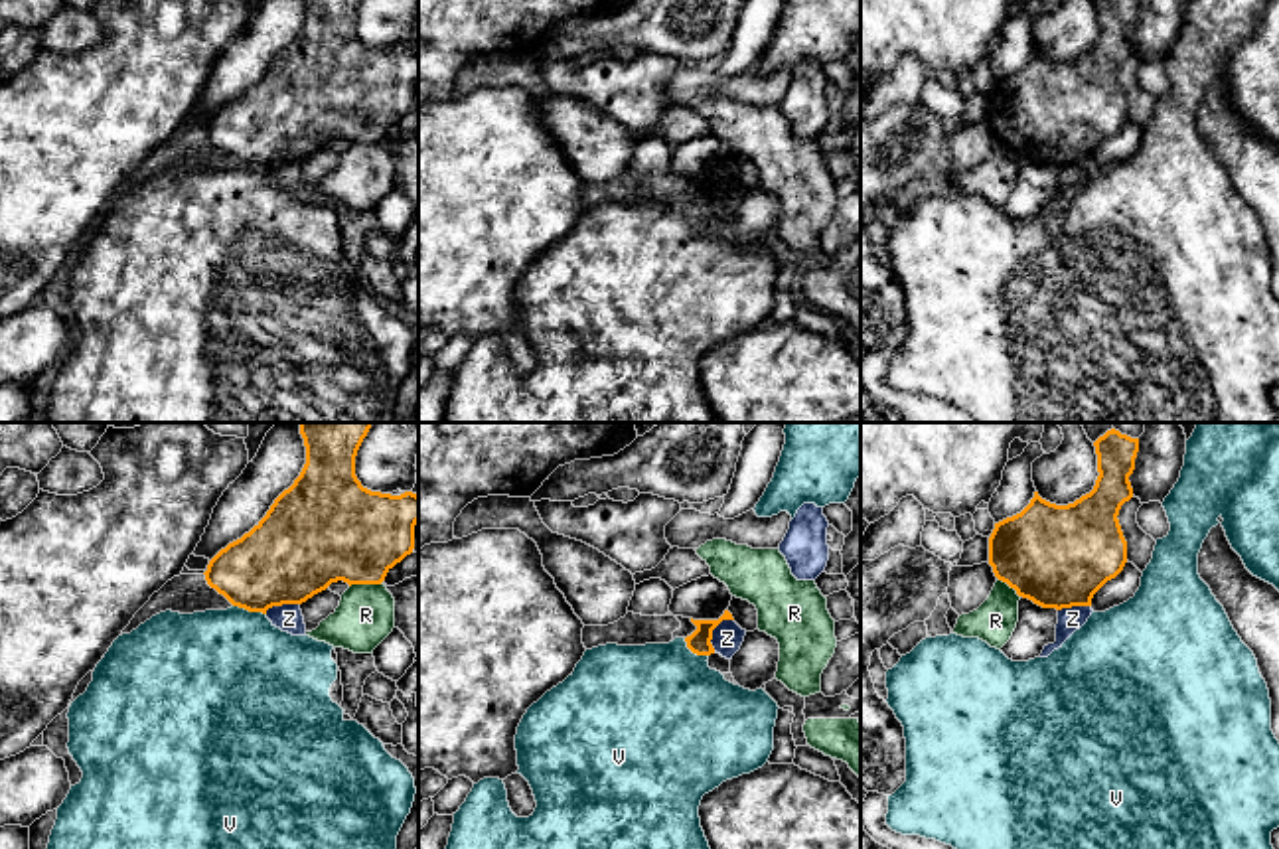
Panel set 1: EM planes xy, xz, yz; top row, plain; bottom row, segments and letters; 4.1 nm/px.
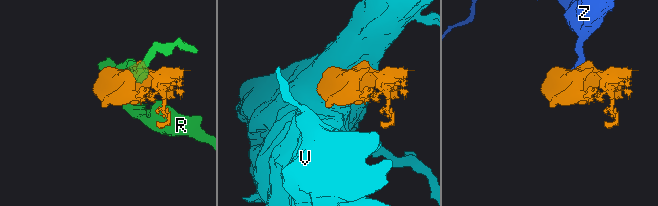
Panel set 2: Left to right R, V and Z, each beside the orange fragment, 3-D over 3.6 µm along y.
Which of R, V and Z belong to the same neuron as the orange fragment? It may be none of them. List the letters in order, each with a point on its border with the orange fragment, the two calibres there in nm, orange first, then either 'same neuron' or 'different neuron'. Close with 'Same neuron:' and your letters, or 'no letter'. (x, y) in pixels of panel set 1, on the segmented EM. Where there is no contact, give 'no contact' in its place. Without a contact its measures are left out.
R: xy (366, 583) | 420/240 nm | different neuron
V: xy (249, 611) | 360/480 nm | different neuron
Z: xz (713, 628) | 100/130 nm | different neuron
Same neuron: no letter

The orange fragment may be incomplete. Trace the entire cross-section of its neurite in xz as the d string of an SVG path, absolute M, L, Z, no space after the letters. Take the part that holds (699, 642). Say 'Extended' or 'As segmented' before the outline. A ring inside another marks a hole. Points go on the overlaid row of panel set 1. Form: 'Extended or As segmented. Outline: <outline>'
As segmented. Outline: M728 610L718 620L693 620L691 622L697 626L697 630L685 638L687 648L697 654L697 656L711 656L715 654L715 648L711 644L713 640L713 630L722 622L722 620L734 620Z

